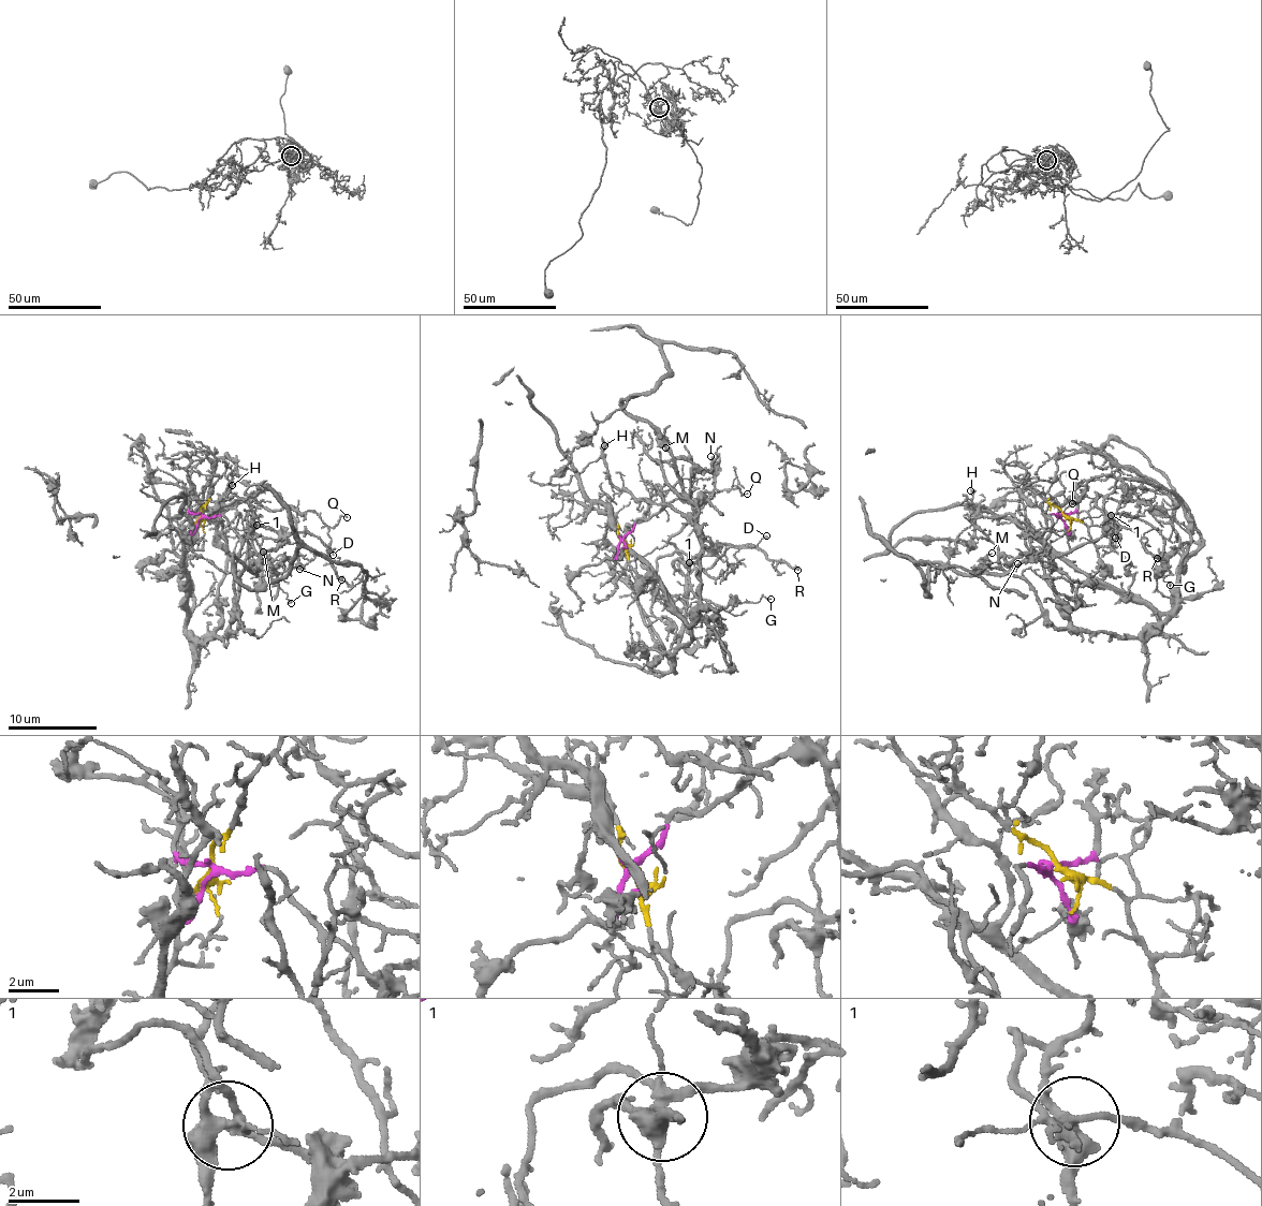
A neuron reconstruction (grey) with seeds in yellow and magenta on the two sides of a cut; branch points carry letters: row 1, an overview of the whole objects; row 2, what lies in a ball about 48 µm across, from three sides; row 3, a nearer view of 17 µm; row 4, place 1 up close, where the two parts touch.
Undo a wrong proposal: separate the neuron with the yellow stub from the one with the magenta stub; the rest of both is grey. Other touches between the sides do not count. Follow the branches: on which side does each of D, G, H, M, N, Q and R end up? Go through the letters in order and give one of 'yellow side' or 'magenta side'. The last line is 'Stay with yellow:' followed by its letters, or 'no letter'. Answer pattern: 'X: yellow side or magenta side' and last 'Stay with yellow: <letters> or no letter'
D: magenta side
G: magenta side
H: yellow side
M: magenta side
N: magenta side
Q: yellow side
R: magenta side
Stay with yellow: H, Q

